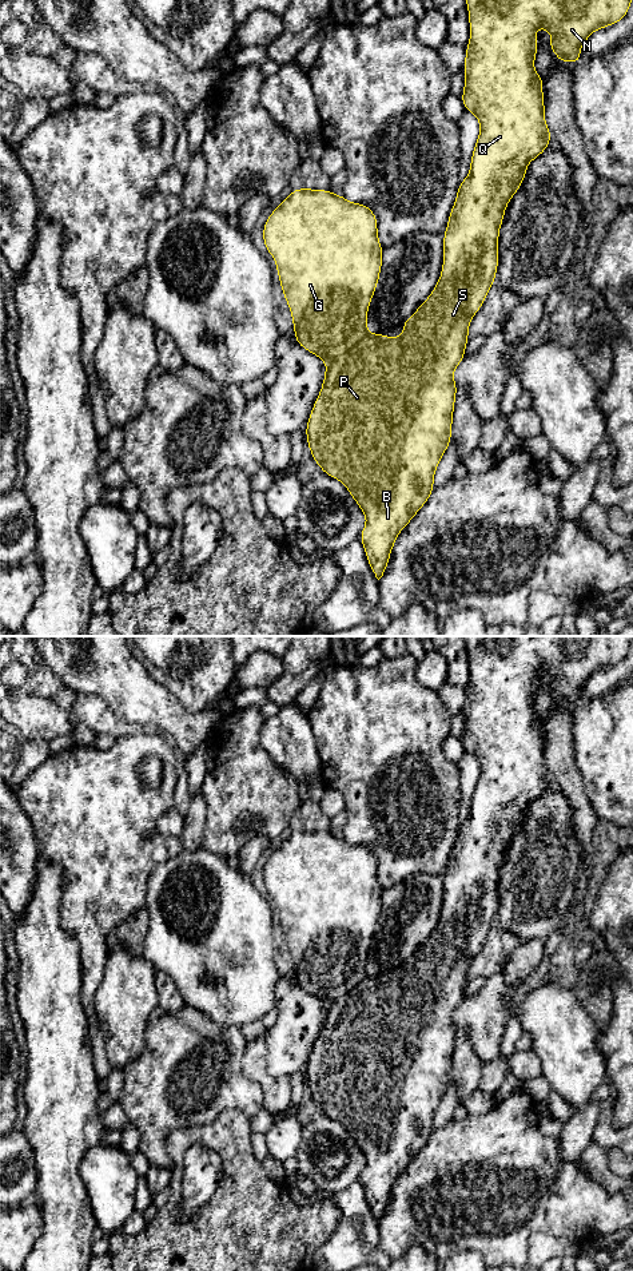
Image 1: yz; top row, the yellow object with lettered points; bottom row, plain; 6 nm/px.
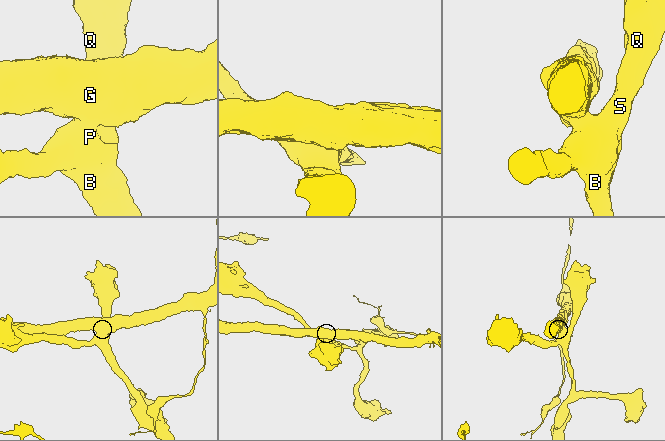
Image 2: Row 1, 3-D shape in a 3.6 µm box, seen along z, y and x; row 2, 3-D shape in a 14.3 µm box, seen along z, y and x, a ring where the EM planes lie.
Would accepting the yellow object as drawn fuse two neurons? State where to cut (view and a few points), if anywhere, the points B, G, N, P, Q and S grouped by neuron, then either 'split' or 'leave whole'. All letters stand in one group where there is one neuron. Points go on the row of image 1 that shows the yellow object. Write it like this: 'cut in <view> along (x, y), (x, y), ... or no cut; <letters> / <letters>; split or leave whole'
cut in yz along (366, 332), (339, 362), (329, 365); B N P Q S / G; split

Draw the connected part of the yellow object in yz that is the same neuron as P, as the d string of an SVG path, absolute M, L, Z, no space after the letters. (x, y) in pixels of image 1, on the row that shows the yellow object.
M466 0L470 39L465 56L465 87L461 96L465 110L473 112L481 130L470 162L470 172L461 182L443 234L441 277L415 313L403 321L402 337L381 333L363 335L341 364L325 369L325 381L306 425L307 445L322 472L339 480L366 516L359 536L373 573L379 580L389 564L401 531L426 504L434 490L437 466L451 441L454 402L458 386L453 373L465 358L469 325L481 309L498 267L498 237L505 210L521 188L528 164L549 146L552 132L545 122L544 79L534 71L538 43L536 31L542 27L552 36L549 48L558 61L578 63L580 48L597 29L621 21L632 0Z

